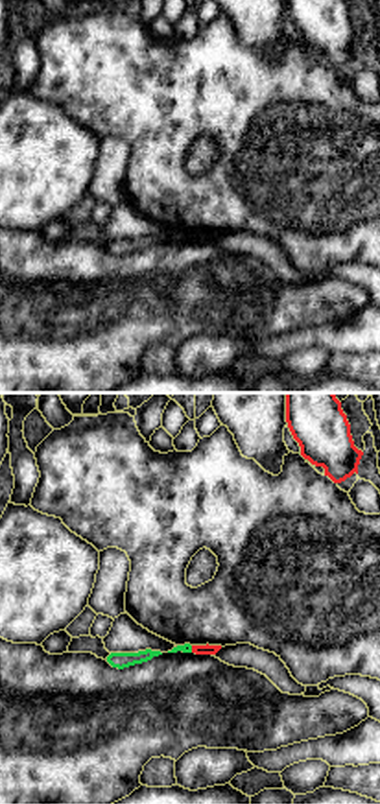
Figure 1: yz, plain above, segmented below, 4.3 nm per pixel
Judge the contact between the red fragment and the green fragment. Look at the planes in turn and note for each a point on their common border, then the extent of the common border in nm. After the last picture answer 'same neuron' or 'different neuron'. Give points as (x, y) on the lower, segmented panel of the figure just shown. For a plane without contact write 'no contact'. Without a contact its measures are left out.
meets red at (192, 650); contact 30 nm long

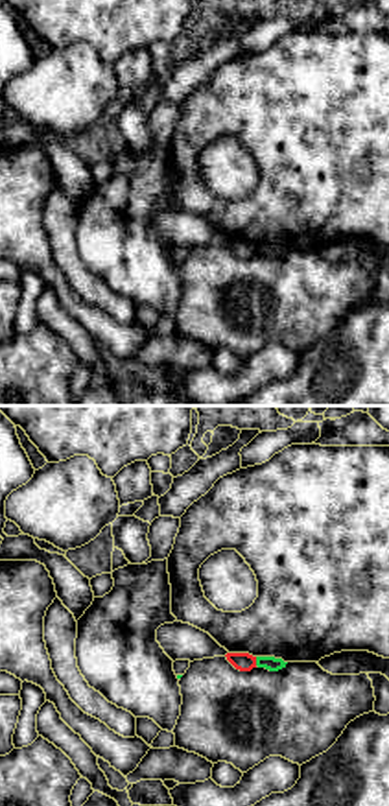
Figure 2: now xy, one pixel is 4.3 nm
meets red at (255, 661); contact 40 nm long

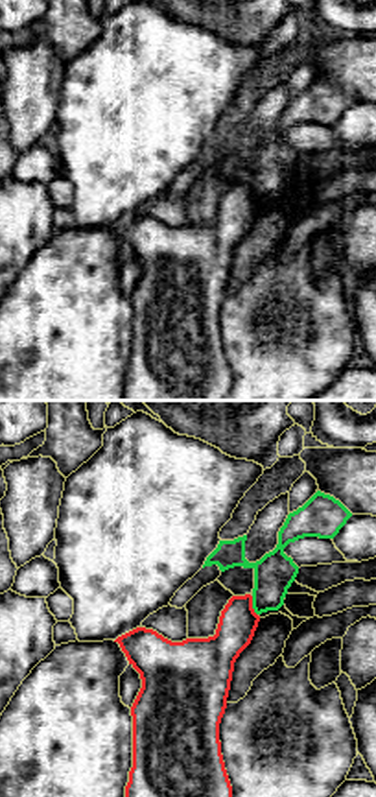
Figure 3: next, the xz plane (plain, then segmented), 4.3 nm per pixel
meets red at (251, 606); contact 90 nm long

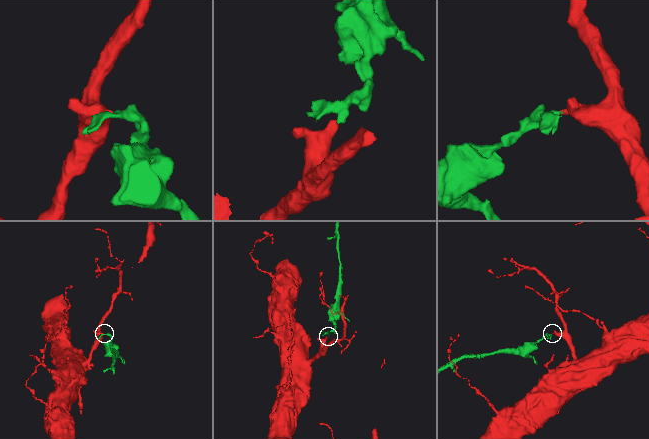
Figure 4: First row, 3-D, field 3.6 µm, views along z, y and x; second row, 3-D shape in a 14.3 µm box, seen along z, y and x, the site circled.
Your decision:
different neuron

